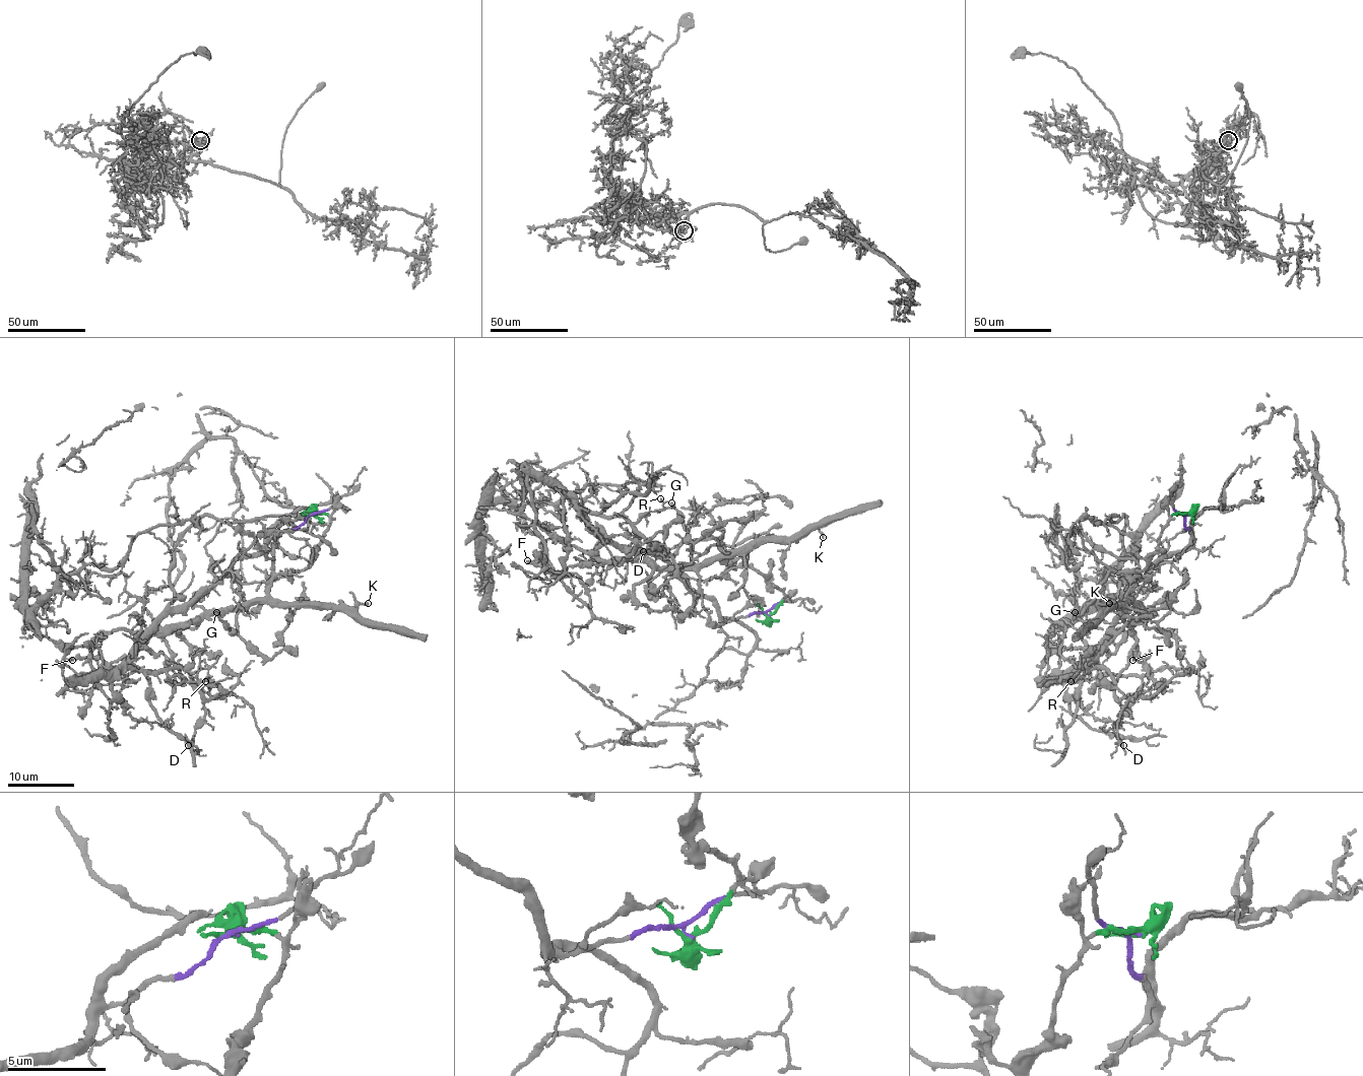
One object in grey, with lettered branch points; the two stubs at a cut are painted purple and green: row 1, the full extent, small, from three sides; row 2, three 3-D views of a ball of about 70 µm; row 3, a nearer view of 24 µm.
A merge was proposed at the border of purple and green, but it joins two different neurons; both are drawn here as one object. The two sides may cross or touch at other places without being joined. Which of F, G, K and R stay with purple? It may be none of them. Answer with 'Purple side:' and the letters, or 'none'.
Purple side: R

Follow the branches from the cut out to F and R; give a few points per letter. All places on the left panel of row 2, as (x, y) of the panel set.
F: (310, 514), (325, 514), (328, 526), (319, 549), (265, 595), (161, 626), (108, 663), (71, 660)
R: (310, 514), (256, 554), (241, 555), (222, 576), (170, 612), (131, 660), (149, 671), (206, 668), (206, 681)

